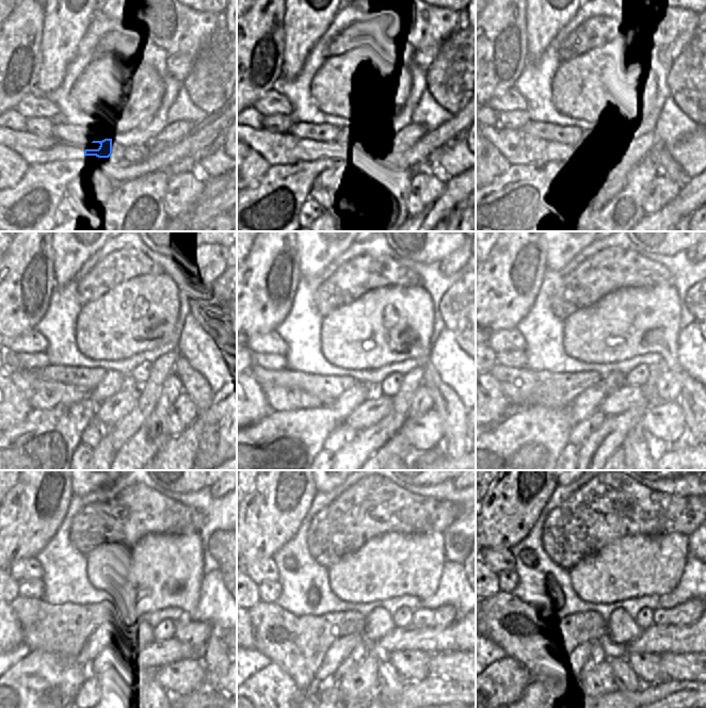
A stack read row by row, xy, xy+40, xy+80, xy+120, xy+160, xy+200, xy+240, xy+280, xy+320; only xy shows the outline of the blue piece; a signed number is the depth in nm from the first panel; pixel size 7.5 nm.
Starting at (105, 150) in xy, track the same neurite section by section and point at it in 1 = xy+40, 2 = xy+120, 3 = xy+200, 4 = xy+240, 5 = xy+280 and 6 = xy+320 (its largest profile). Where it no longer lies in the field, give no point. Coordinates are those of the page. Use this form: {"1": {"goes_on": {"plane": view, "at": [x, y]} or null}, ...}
{"1": {"goes_on": {"plane": "xy+40", "at": [345, 140]}}, "2": {"goes_on": {"plane": "xy+120", "at": [112, 383]}}, "3": {"goes_on": {"plane": "xy+200", "at": [590, 400]}}, "4": {"goes_on": {"plane": "xy+240", "at": [92, 658]}}, "5": {"goes_on": {"plane": "xy+280", "at": [332, 659]}}, "6": {"goes_on": {"plane": "xy+320", "at": [570, 656]}}}

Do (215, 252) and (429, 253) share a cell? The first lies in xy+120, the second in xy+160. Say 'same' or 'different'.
same

